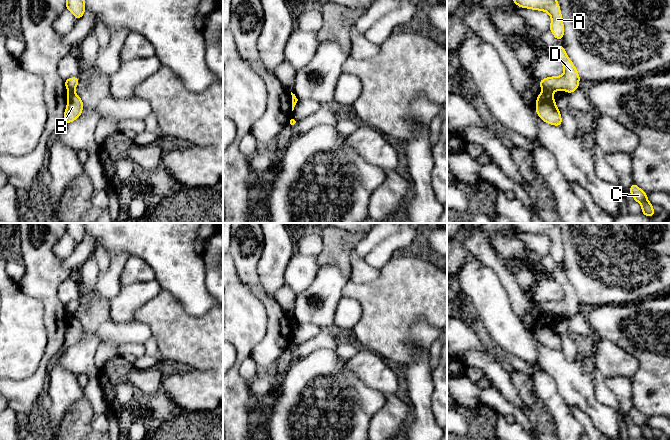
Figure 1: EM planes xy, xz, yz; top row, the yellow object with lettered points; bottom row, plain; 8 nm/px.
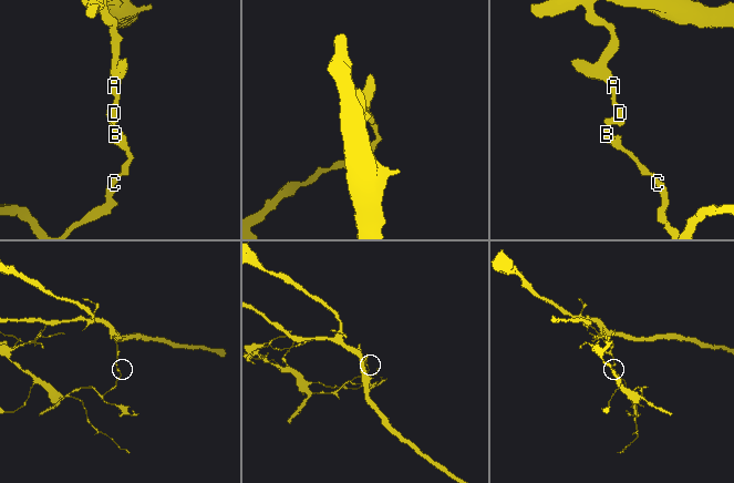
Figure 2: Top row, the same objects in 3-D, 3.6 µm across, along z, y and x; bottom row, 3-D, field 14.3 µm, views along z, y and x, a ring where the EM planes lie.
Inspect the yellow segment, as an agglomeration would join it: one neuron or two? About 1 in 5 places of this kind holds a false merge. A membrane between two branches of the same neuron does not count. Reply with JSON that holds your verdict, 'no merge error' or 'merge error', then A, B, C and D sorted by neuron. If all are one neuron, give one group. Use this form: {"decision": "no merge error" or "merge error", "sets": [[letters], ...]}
{"decision": "merge error", "sets": [["A", "D"], ["B", "C"]]}

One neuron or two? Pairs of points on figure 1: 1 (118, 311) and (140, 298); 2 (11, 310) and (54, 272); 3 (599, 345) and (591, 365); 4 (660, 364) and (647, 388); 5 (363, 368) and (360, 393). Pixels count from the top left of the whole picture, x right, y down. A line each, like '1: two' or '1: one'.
1: one
2: two
3: one
4: one
5: two

